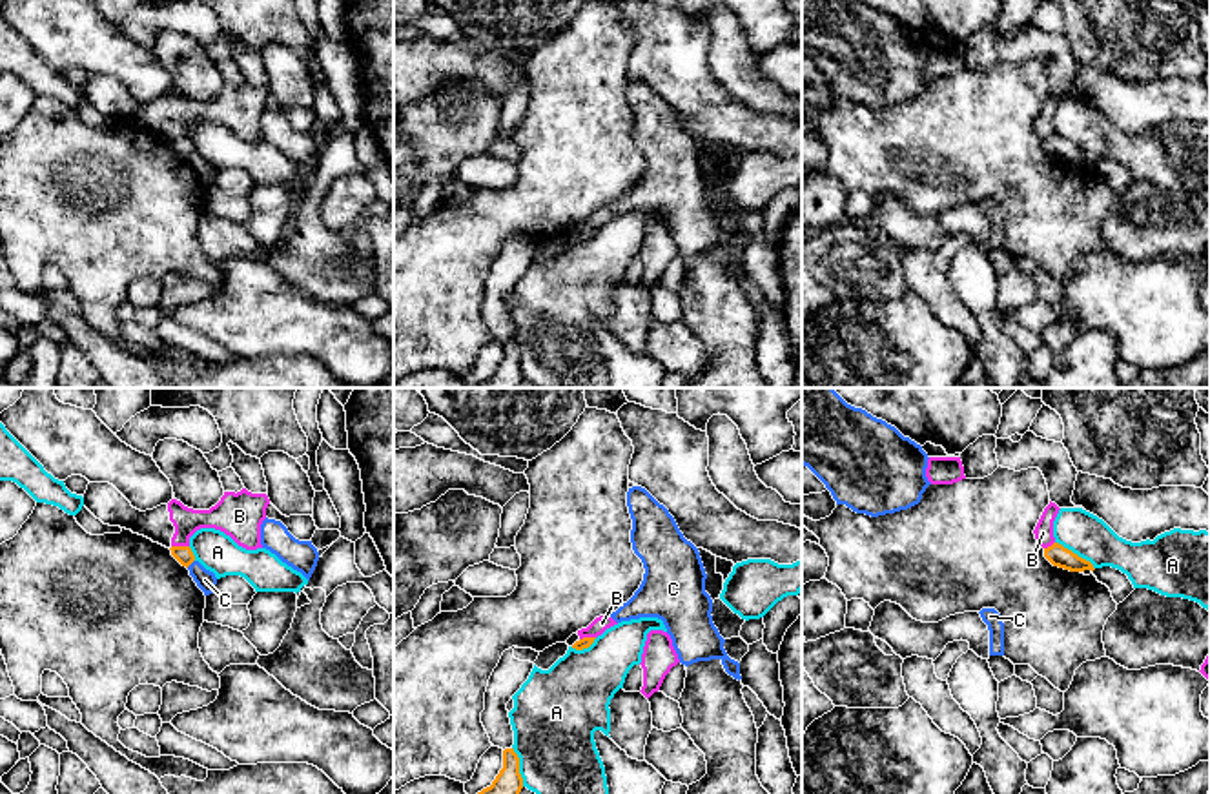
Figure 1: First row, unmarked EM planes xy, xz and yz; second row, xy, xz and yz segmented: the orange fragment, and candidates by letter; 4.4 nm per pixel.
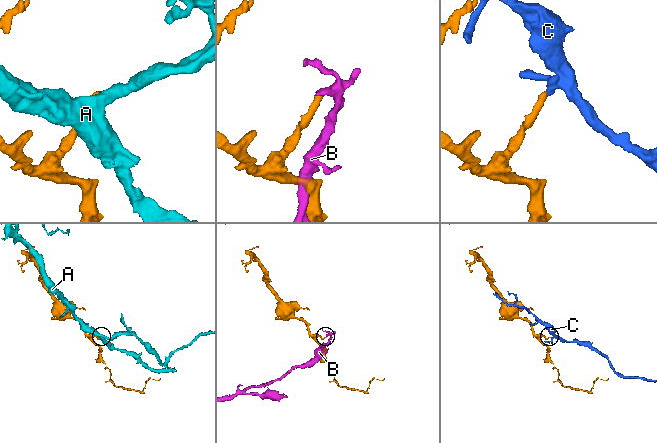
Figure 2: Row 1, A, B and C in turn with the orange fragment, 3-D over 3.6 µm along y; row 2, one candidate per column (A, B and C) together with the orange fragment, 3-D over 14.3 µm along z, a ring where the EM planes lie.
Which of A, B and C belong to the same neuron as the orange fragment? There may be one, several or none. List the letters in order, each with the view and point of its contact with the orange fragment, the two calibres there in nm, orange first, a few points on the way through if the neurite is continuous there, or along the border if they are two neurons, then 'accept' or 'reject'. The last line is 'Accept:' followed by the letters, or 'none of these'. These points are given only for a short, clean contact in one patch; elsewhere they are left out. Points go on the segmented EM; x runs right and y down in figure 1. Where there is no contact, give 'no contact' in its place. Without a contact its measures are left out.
A: yz (1076, 554) | 90/190 nm | reject
B: xy (181, 547) | 80/150 nm | reject
C: xy (190, 563) | 80/90 nm | along xy (194, 559), (186, 567) | reject
Accept: none of these

